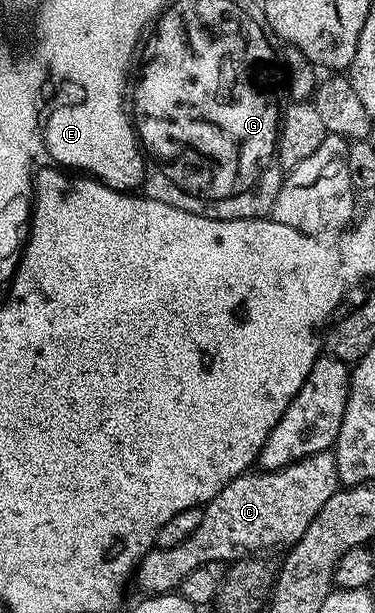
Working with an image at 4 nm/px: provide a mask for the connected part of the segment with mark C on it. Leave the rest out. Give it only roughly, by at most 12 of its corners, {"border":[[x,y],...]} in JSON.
{"border":[[330,450],[233,478],[184,544],[136,567],[169,594],[200,564],[296,545],[340,488]]}

